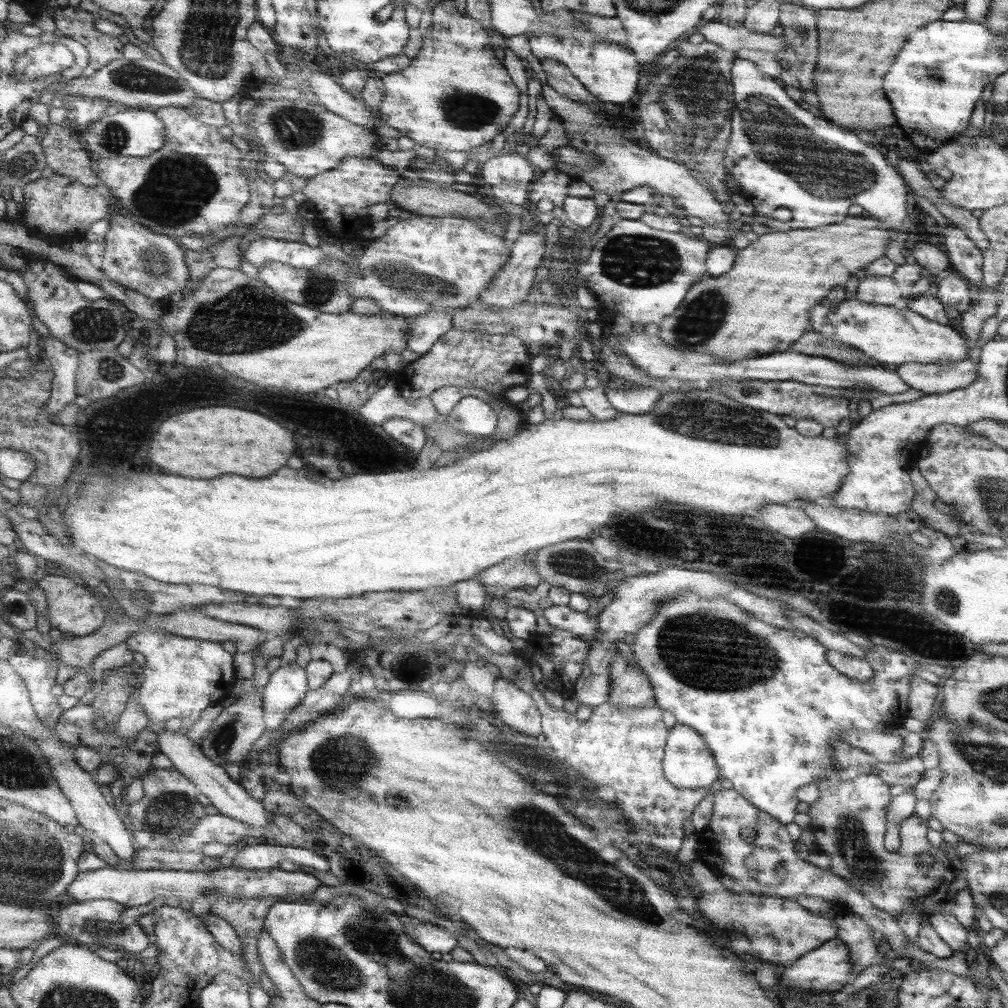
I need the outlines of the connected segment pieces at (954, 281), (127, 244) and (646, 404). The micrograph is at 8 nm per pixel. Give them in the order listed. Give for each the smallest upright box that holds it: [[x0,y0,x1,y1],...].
[[935,271,970,312],[100,214,192,300],[604,387,659,414]]

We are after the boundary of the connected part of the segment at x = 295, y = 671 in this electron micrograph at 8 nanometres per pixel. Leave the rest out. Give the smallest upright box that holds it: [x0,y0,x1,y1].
[263,662,309,713]

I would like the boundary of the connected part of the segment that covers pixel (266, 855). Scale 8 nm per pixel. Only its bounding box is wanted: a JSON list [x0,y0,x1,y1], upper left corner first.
[233,846,293,870]

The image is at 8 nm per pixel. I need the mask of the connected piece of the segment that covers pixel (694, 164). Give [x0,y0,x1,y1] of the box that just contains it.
[637,41,735,206]

